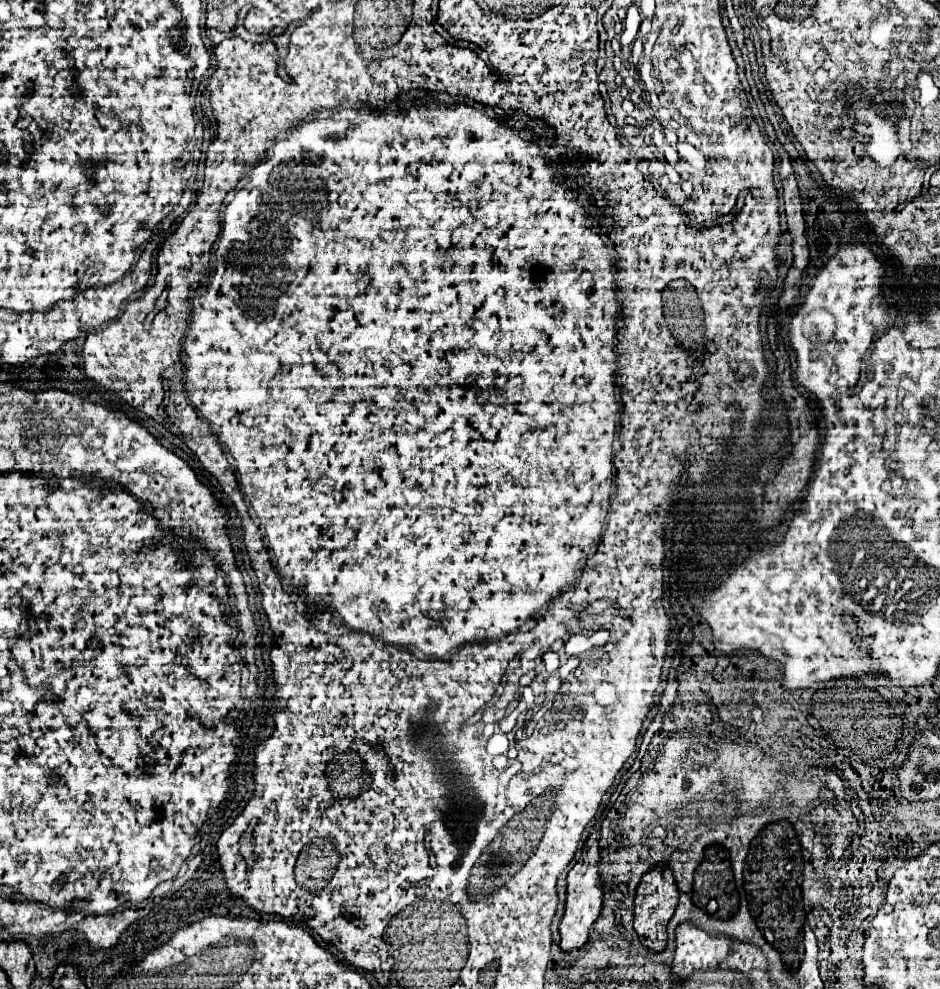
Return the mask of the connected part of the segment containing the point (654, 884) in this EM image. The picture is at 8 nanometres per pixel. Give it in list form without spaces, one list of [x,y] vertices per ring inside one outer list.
[[[656,866],[650,872],[644,874],[638,890],[636,890],[636,900],[634,900],[634,930],[640,938],[640,942],[650,950],[650,952],[662,952],[666,948],[666,924],[672,918],[674,910],[678,904],[678,888],[674,884],[672,872],[664,866]]]

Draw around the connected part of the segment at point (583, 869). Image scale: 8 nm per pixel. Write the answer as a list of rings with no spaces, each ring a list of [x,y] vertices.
[[[598,846],[586,848],[582,858],[572,866],[568,872],[568,896],[566,896],[566,910],[560,924],[560,948],[562,952],[570,952],[574,948],[582,948],[588,942],[590,926],[596,922],[602,910],[602,886],[598,874]]]

